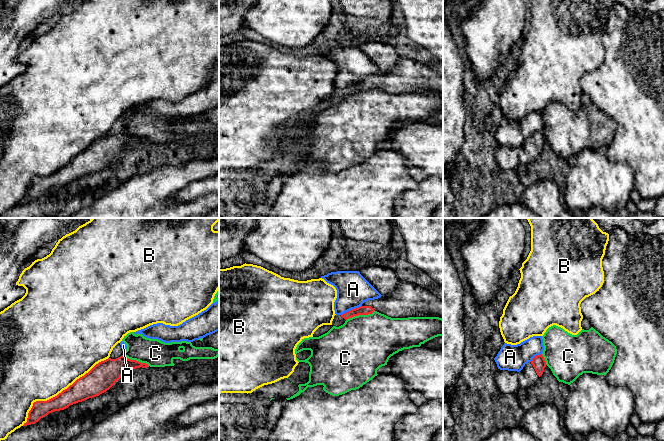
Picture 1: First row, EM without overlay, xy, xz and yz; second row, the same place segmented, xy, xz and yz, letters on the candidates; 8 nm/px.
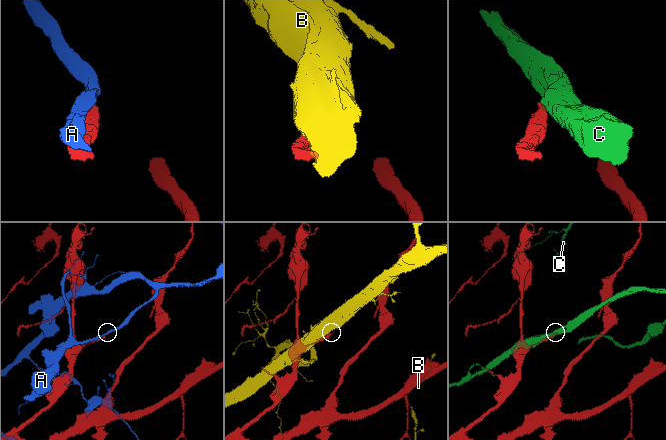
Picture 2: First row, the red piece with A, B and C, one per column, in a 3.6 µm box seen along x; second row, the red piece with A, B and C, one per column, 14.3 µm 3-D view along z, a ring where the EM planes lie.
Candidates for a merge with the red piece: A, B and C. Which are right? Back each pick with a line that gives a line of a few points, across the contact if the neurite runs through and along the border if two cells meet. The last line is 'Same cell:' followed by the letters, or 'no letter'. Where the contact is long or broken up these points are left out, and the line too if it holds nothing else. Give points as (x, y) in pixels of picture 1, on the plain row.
Same cell: no letter

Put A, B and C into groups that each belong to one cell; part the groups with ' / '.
A / B / C

